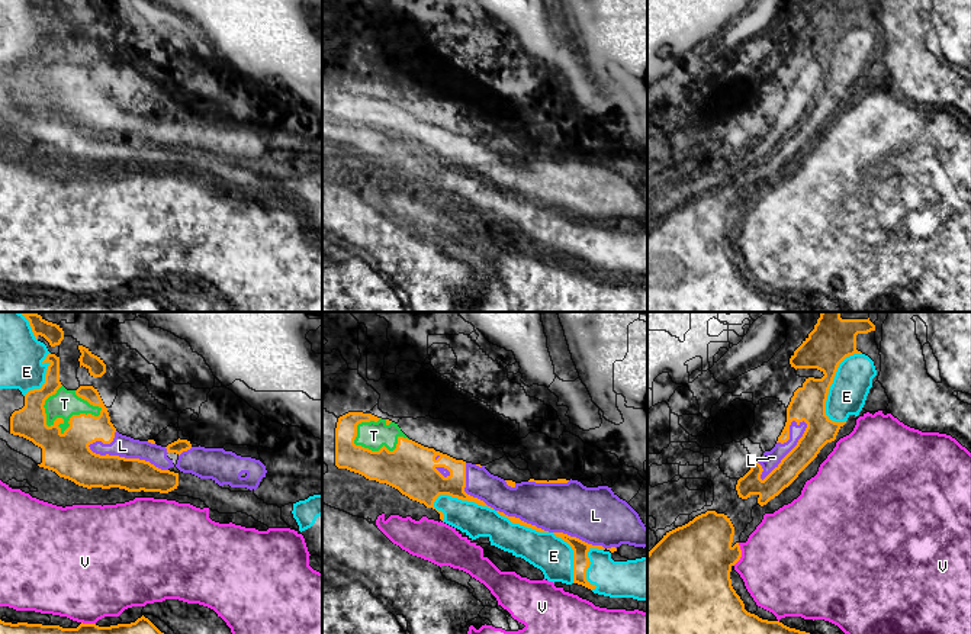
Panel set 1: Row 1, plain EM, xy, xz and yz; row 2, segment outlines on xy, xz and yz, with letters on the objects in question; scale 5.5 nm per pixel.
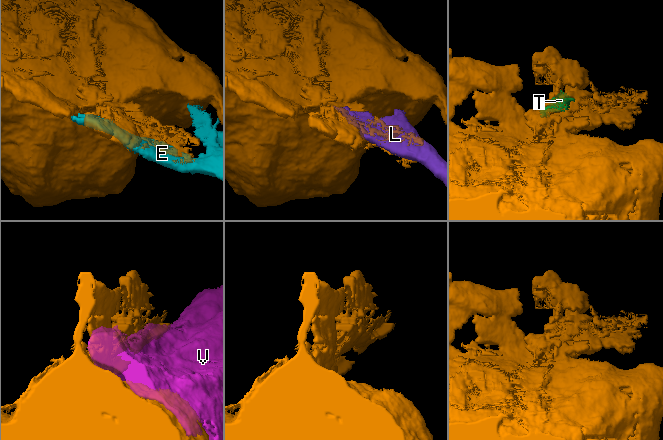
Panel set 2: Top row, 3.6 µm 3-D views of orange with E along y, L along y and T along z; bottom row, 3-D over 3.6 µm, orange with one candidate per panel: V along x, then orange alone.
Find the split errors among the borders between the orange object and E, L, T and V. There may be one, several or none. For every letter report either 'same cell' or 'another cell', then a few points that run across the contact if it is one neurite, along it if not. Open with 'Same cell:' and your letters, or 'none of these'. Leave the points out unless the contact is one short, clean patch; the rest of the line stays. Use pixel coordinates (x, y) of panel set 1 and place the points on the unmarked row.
Same cell: E
E: same cell
L: another cell
T: another cell
V: another cell

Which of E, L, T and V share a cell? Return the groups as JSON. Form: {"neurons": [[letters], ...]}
{"neurons": [["E"], ["L", "T"], ["V"]]}

